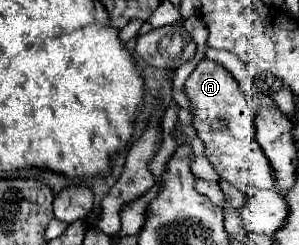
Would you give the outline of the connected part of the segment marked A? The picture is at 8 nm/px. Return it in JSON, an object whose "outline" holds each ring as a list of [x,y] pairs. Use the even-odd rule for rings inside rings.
{"outline":[[[203,58],[187,78],[185,94],[197,108],[193,116],[193,126],[207,148],[207,160],[215,166],[219,176],[243,194],[247,194],[253,188],[269,188],[281,192],[275,184],[277,178],[273,174],[273,166],[269,164],[255,136],[255,110],[251,108],[251,98],[243,92],[243,88],[231,76],[231,72],[227,72],[217,62]],[[219,120],[225,122],[223,130],[213,128],[213,122]]]}

